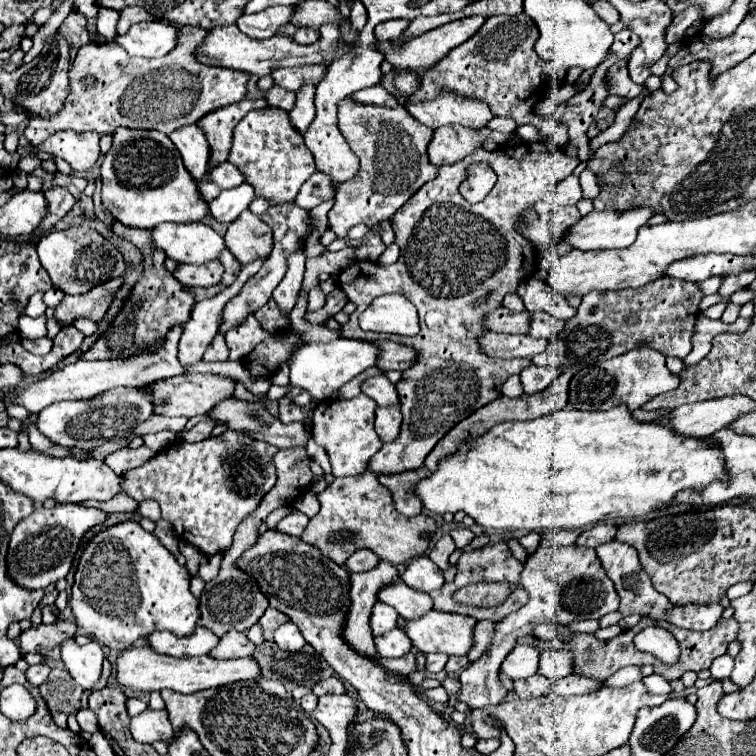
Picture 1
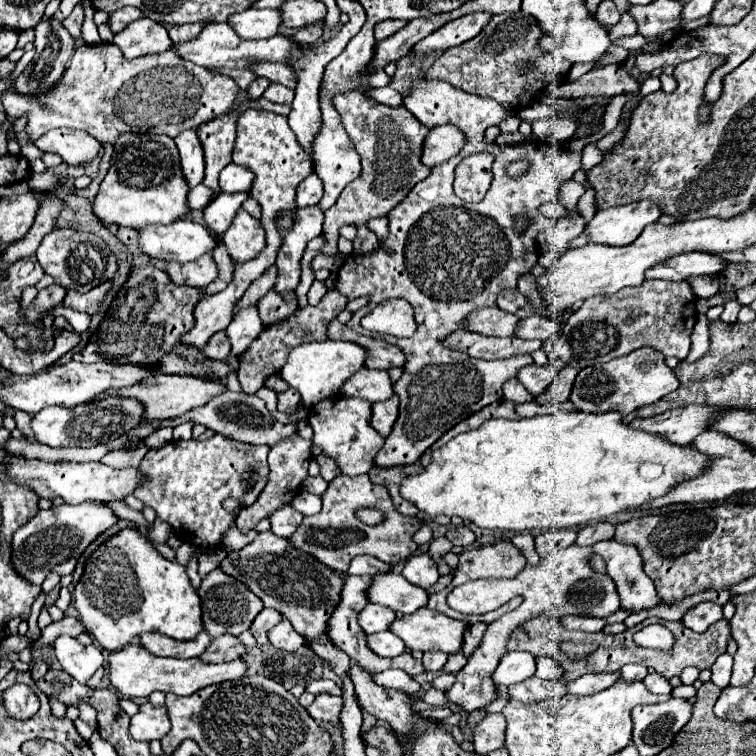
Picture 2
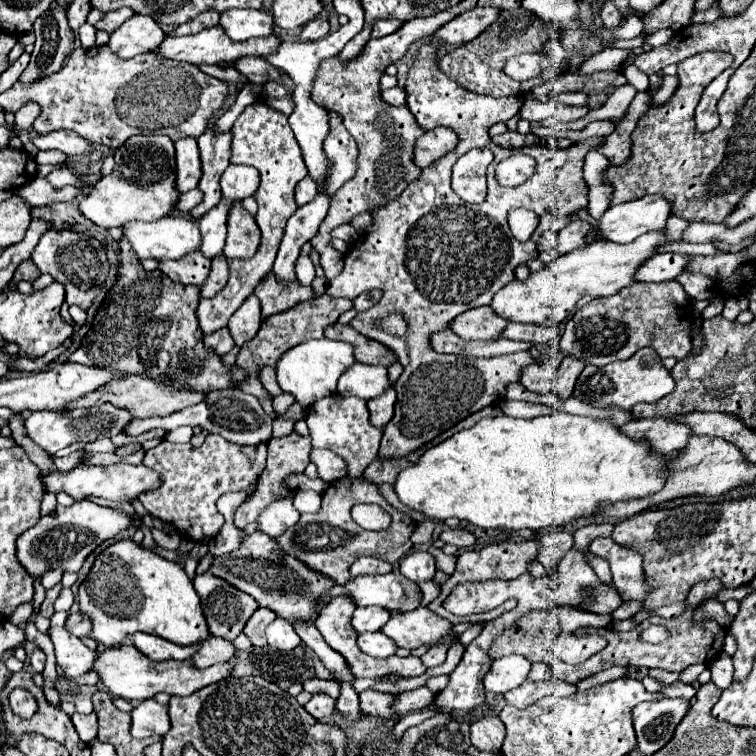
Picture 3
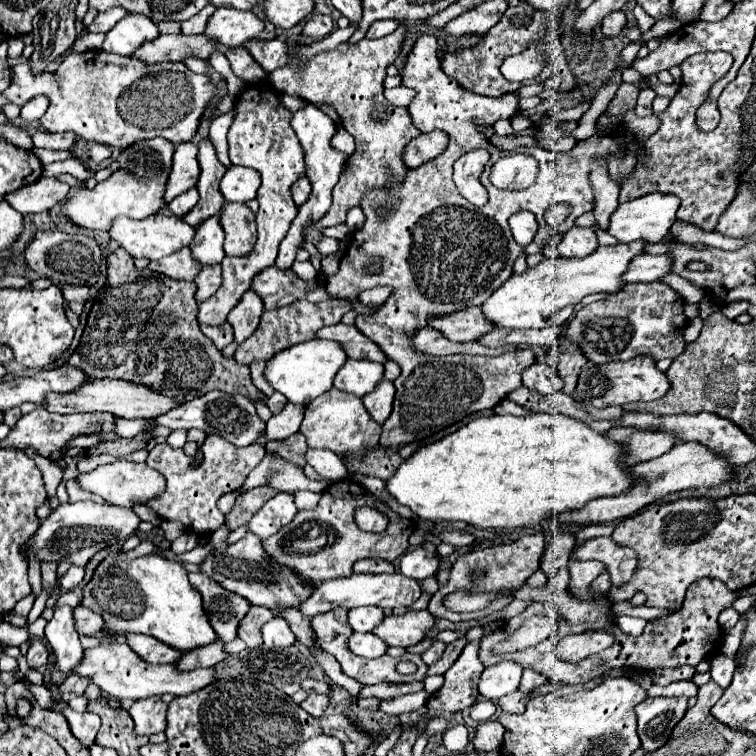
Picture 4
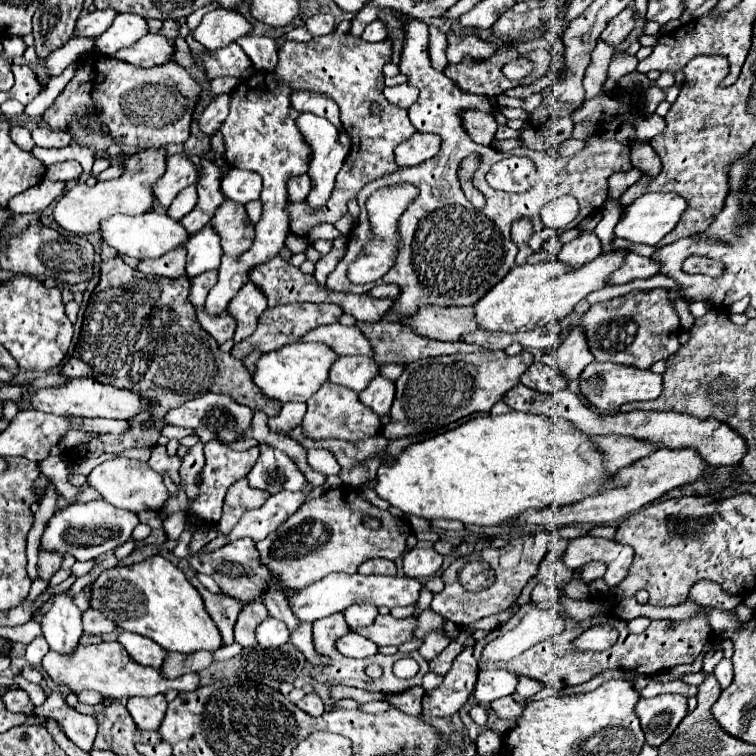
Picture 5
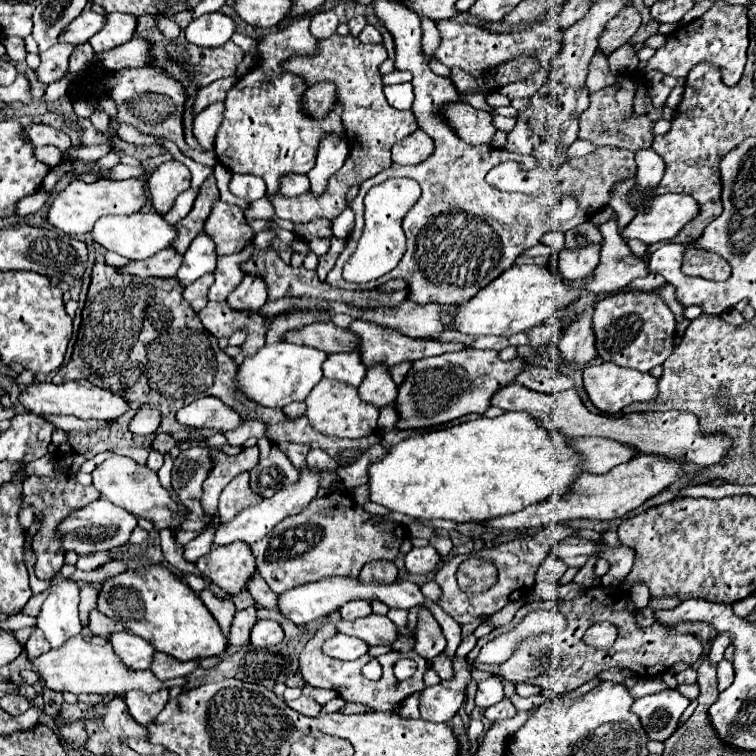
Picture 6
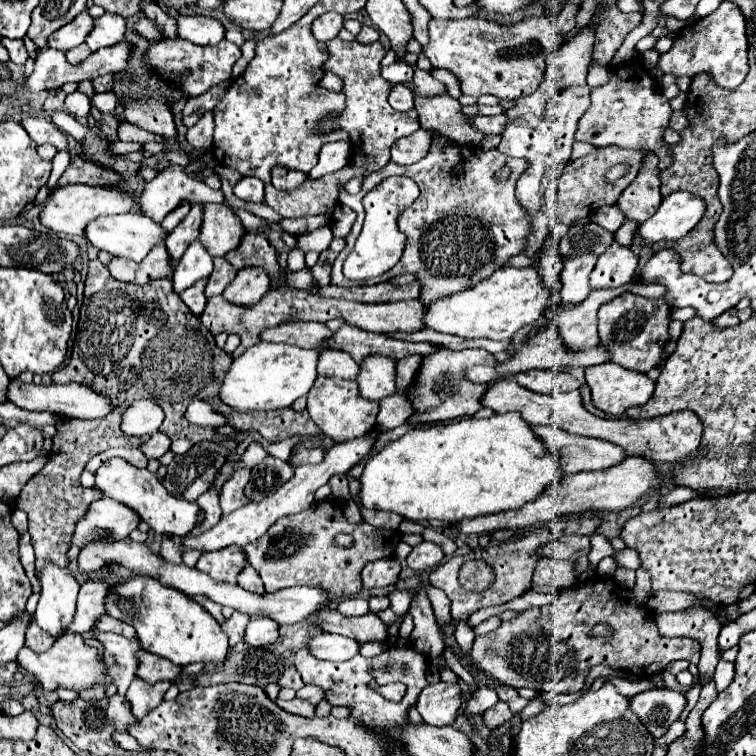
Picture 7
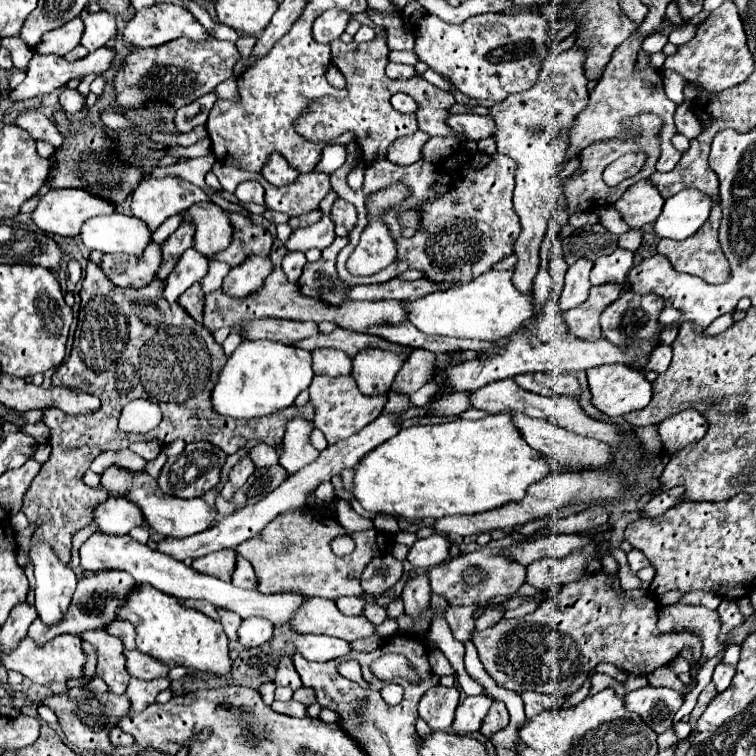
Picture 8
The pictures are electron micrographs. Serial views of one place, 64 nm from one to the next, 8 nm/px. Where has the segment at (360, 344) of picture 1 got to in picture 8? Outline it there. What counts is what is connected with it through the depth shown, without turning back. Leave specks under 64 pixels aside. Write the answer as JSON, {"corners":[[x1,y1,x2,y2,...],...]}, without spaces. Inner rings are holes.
{"corners":[[242,340,220,372,218,384,212,390,212,406,218,414,232,418,266,416,292,406,296,396,308,390,314,378,310,360,312,352,296,346,272,340]]}

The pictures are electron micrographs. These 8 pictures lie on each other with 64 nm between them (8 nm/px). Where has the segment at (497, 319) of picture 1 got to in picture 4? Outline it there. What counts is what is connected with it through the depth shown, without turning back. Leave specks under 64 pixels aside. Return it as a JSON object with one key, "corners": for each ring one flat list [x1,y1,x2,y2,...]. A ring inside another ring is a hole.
{"corners":[[478,306,434,318,430,322,430,328,444,332,444,336,454,342,472,342,472,340,478,340,480,336,488,334,490,330,494,330,492,324,488,324,488,320,484,320,484,314,480,312]]}

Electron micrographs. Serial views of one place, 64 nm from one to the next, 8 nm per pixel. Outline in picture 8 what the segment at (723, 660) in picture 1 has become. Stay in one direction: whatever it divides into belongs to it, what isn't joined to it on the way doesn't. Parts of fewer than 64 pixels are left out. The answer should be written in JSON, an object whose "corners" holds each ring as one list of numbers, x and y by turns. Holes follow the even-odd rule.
{"corners":[[718,662,716,668,714,668,714,684,716,684,716,690,718,692,724,692,730,686,734,674,736,674,734,666,724,664,724,662]]}

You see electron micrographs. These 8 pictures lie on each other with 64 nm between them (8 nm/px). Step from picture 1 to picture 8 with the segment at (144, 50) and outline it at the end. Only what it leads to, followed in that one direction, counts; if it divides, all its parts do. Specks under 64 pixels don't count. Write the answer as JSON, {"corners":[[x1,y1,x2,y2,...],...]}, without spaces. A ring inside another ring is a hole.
{"corners":[[84,10,80,14,80,18,84,20,84,36,82,36,82,46,92,50,102,48,108,40,116,38,118,34,118,24,116,24,116,16,108,14,104,10,90,14,88,10]]}

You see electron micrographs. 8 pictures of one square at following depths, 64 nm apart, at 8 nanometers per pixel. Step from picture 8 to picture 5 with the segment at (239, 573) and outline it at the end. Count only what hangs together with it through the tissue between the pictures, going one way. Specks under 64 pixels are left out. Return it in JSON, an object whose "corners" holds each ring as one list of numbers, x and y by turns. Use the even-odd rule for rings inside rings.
{"corners":[[270,588,268,594,262,596,262,604,266,604,268,614,272,618,278,618,282,622,286,622,286,626,294,632,300,626,300,620,296,620,296,616,292,616,292,610,288,608,288,600,284,598,282,592,278,592,276,588]]}

